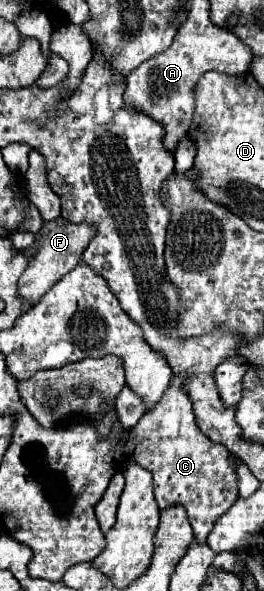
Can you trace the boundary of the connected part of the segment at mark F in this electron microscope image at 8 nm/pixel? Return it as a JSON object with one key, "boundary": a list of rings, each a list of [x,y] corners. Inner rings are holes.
{"boundary":[[[62,216],[50,222],[44,222],[42,230],[36,236],[36,252],[30,256],[28,268],[20,276],[18,282],[18,296],[20,300],[28,304],[36,304],[64,274],[74,270],[74,266],[80,262],[84,248],[94,236],[94,228],[88,224],[72,224],[64,220]]]}

